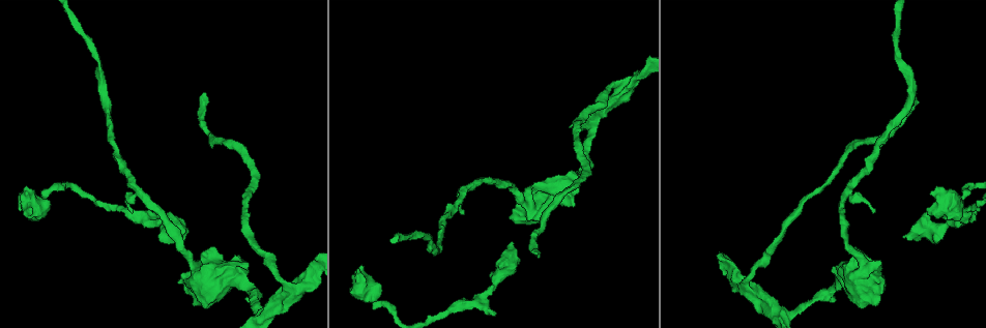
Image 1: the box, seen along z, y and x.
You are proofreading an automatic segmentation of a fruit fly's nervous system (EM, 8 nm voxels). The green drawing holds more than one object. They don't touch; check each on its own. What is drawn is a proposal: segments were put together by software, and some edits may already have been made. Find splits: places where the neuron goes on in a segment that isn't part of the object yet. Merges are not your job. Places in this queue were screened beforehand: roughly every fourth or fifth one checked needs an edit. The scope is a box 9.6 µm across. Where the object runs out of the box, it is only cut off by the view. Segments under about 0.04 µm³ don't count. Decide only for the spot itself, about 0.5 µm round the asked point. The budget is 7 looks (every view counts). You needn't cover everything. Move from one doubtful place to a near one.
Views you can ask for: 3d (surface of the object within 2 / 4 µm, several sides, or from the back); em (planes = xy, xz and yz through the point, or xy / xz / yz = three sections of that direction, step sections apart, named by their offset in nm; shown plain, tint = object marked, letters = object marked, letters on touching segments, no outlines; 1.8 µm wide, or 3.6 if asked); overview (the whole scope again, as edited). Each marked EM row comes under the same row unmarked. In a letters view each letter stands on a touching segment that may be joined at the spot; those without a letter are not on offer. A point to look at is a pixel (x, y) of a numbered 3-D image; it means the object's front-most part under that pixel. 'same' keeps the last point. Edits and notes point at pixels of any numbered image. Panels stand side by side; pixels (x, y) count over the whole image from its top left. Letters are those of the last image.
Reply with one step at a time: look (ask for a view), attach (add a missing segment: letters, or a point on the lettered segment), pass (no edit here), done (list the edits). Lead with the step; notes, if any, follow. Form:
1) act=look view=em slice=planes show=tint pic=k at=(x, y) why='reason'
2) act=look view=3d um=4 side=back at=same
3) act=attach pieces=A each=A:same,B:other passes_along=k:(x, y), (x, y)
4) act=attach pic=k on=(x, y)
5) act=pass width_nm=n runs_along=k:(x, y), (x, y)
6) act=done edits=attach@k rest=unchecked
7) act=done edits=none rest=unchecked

act=look view=3d um=4 pic=1 at=(361, 265) why='an open end'

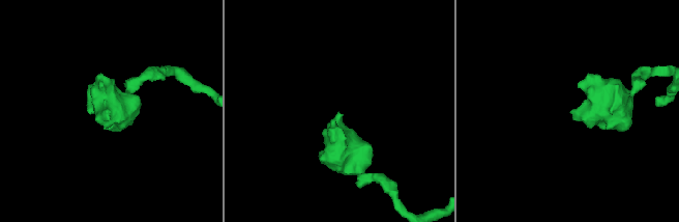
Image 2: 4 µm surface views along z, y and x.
act=look view=em um=3.6 slice=planes show=letters pic=2 at=(340, 114) why='shape alone is not enough'

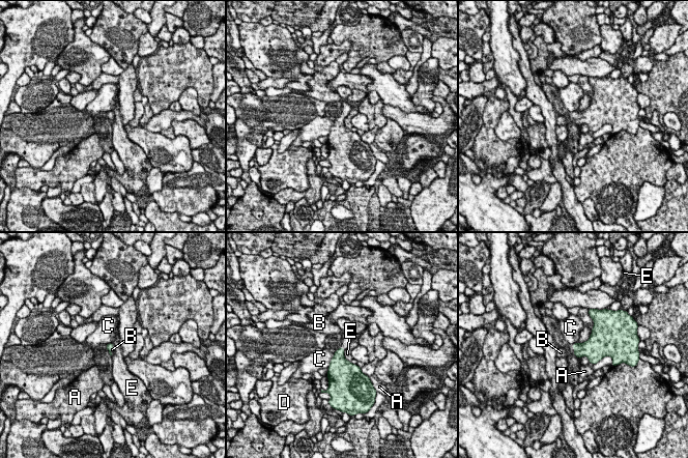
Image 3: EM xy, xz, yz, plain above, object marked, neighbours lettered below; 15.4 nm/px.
act=attach pieces=B each=A:other,B:same,C:other,D:other,E:other found='it goes on there'

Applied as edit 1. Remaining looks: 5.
act=look view=overview

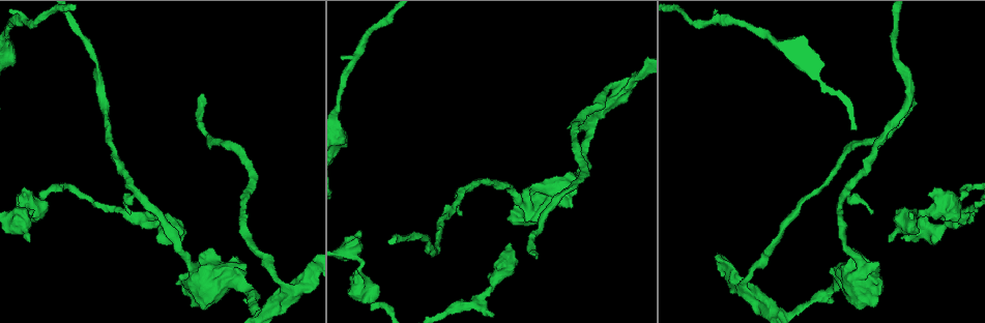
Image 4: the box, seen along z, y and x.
act=look view=em slice=planes show=letters pic=4 at=(902, 238) why='free end'

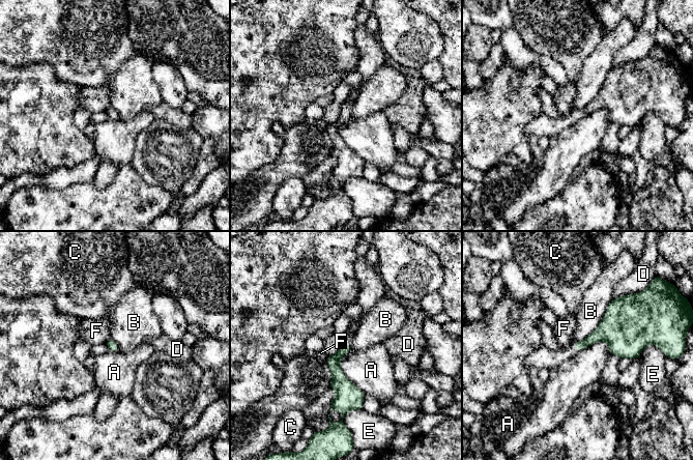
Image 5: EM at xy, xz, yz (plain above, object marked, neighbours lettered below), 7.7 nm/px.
act=pass each=A:other,B:other,C:other,D:other,E:other,F:other border=5:(350, 350), (340, 368), (365, 393) found='none of them fits'

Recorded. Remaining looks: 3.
act=look view=3d um=2 pic=4 at=(289, 289) why='two arms in line, one across'

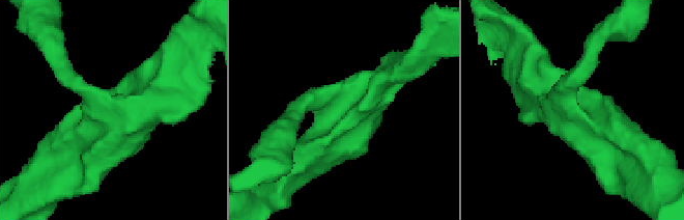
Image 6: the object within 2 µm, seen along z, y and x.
act=look view=em slice=yz step=4 show=tint pic=6 at=(116, 116) arms=3 arm_widths_nm=160,240,240

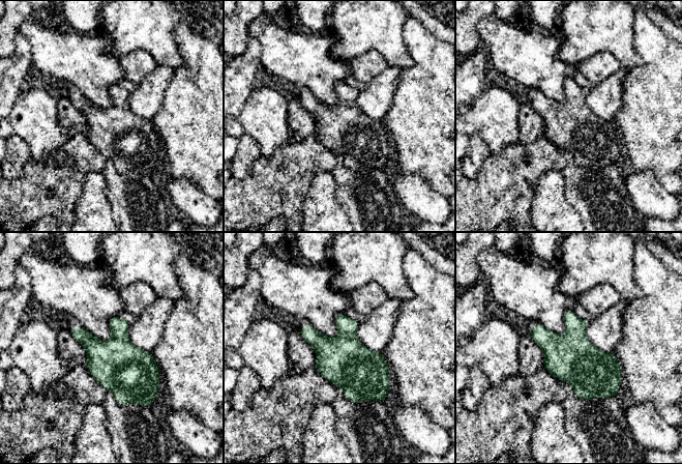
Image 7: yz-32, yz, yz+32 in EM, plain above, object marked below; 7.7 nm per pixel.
act=look view=em slice=xy step=16 show=letters at=same

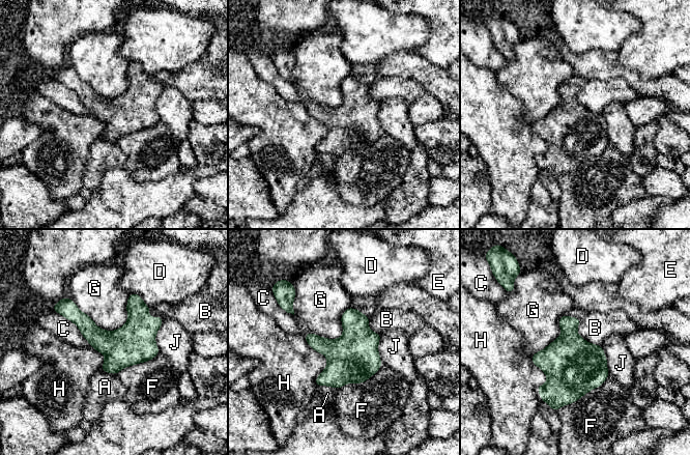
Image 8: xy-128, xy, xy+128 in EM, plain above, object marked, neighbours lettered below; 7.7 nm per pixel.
act=pass each=A:other,B:other,C:other,D:other,E:other,F:other,G:other,H:other,J:other border=8:(70, 297), (99, 328), (127, 320) found='no lettered segment goes on from it'

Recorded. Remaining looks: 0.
act=done edits=attach@3 rest=unchecked

